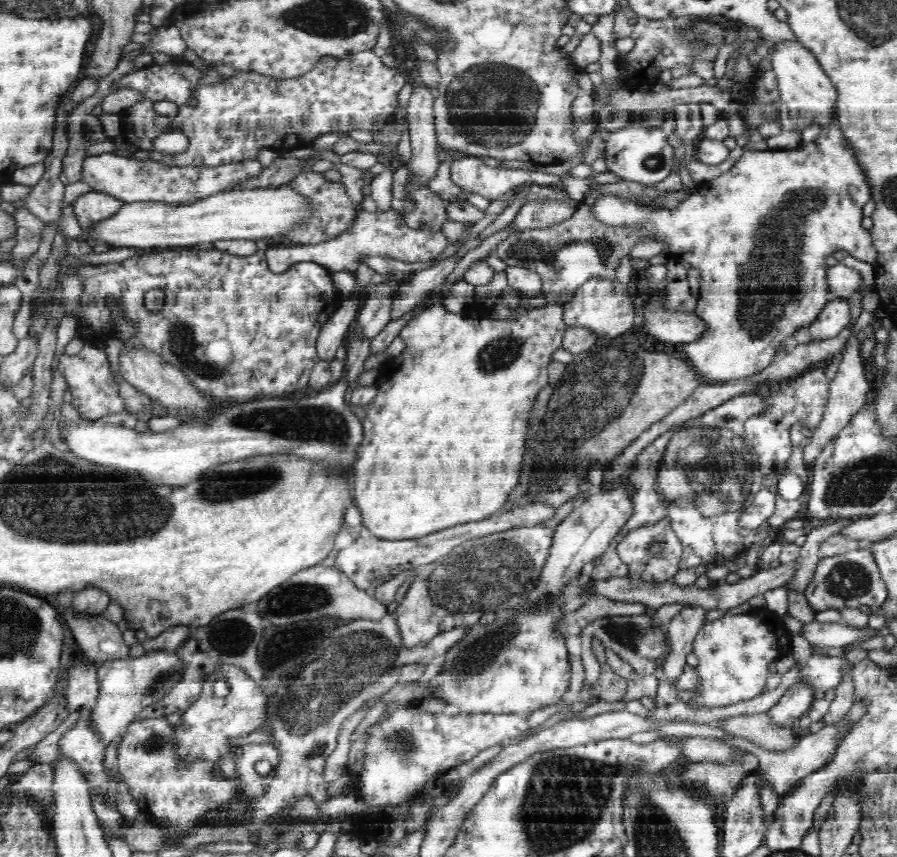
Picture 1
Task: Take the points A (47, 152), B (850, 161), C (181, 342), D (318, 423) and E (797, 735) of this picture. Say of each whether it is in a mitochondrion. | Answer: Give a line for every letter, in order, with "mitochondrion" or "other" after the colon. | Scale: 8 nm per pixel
A: other
B: other
C: mitochondrion
D: mitochondrion
E: other

